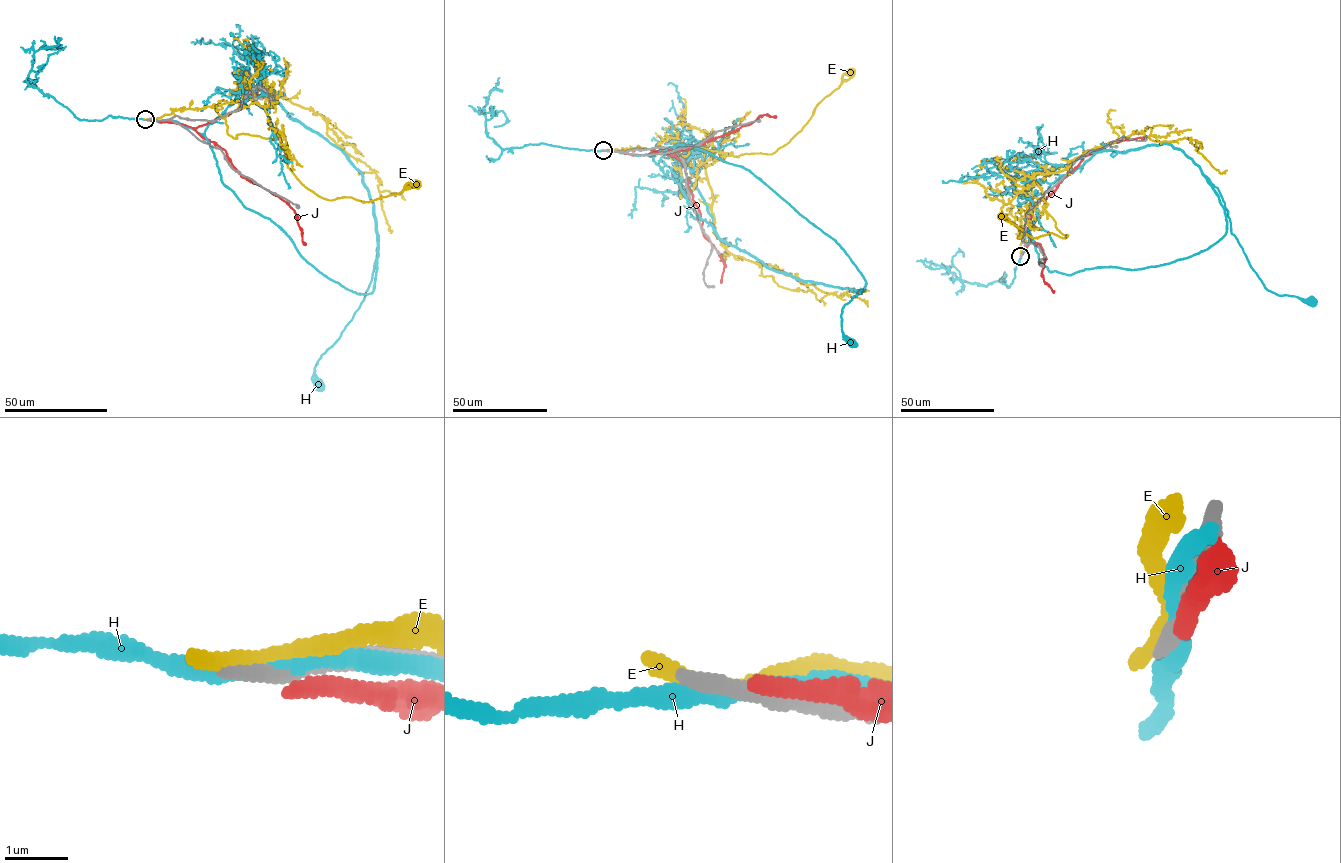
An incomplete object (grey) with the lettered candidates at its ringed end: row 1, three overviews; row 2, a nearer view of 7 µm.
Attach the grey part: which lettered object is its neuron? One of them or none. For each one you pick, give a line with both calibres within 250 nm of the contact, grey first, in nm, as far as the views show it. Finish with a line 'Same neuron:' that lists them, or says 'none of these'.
Same neuron: none of these

